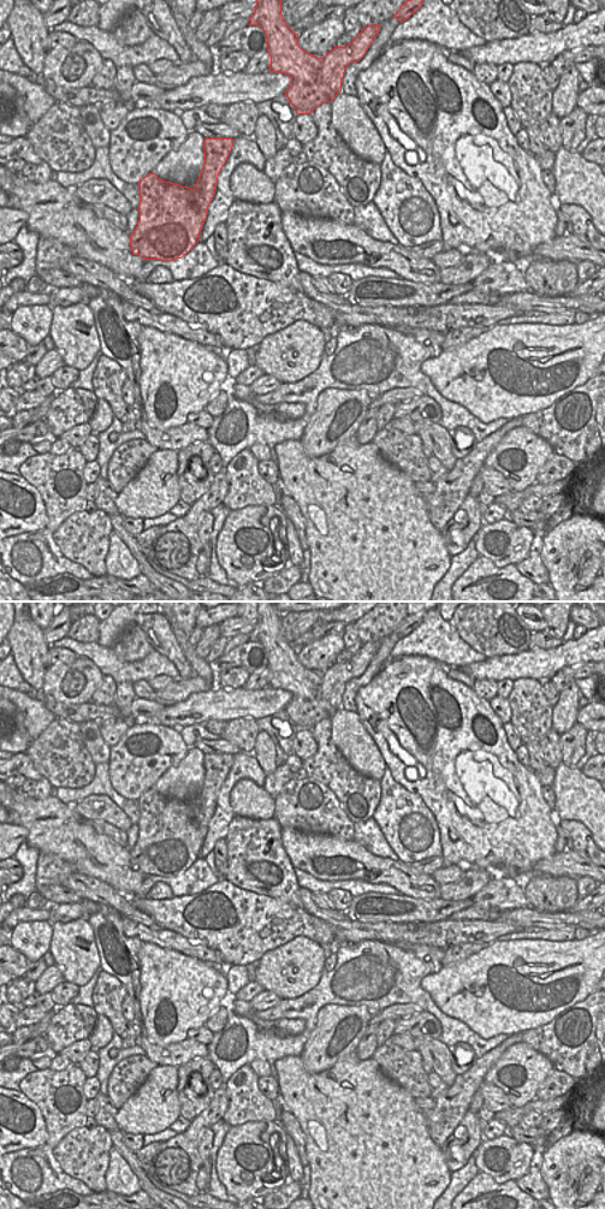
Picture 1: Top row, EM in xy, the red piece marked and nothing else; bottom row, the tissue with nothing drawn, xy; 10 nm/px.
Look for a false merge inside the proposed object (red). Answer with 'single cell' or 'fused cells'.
fused cells

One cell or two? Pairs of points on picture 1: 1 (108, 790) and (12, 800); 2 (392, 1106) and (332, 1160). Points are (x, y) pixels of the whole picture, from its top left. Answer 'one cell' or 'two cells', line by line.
1: two cells
2: one cell

